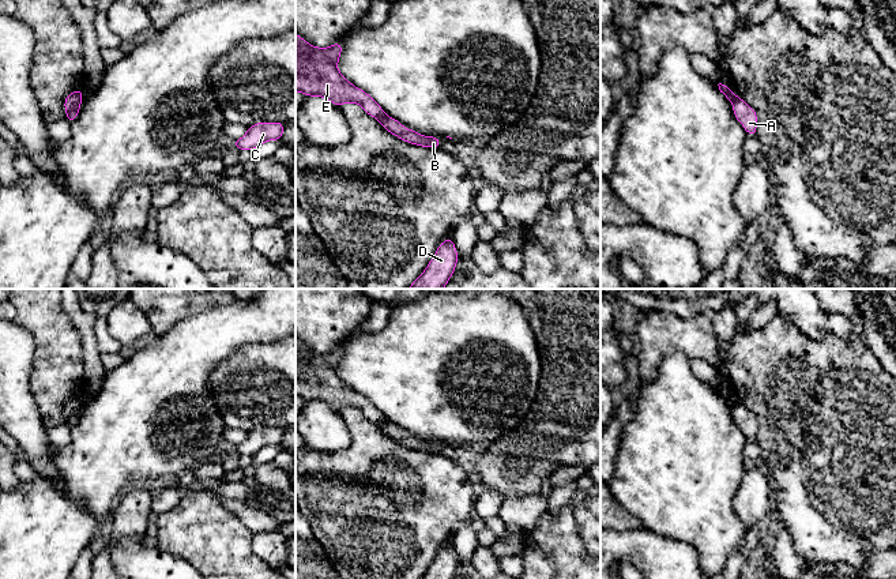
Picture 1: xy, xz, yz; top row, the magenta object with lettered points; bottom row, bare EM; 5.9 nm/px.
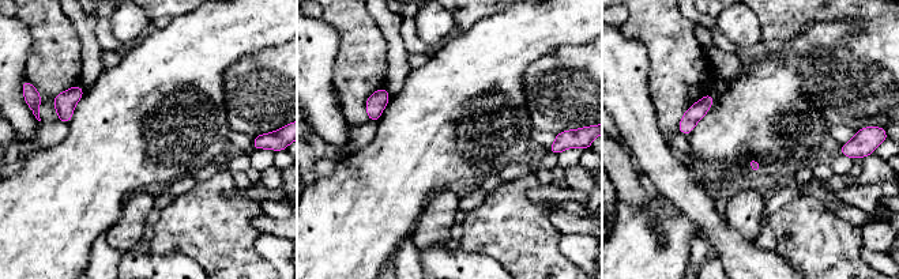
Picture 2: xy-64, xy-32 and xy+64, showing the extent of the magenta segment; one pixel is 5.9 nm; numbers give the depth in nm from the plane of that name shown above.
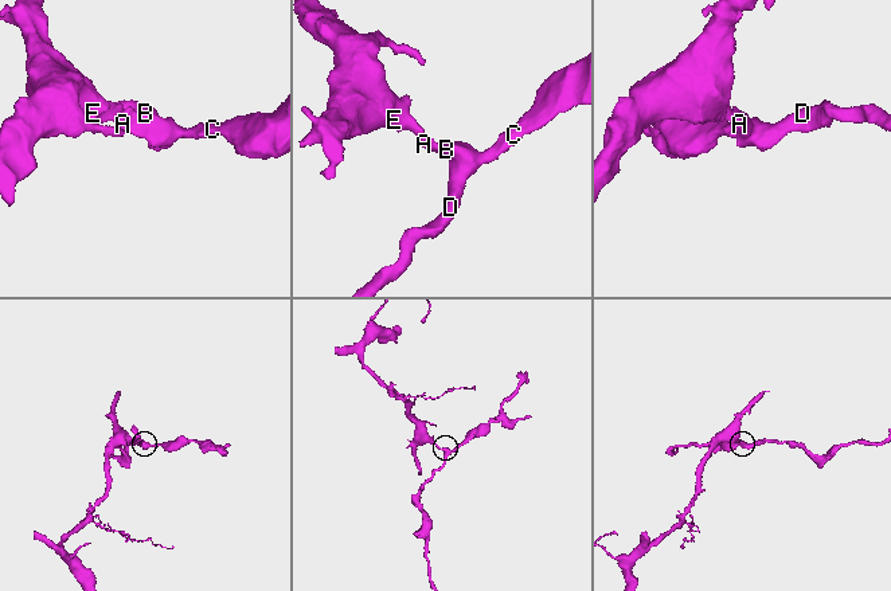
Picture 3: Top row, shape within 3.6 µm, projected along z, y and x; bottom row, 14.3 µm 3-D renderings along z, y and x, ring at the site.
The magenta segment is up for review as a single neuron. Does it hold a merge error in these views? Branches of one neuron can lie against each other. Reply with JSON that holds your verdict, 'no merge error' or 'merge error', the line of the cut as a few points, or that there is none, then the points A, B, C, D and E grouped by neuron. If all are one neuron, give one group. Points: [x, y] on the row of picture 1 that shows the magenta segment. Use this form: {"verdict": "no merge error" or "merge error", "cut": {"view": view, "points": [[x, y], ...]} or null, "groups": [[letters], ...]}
{"verdict": "merge error", "cut": {"view": "xy", "points": [[81, 100], [67, 113]]}, "groups": [["A", "B", "C", "D"], ["E"]]}

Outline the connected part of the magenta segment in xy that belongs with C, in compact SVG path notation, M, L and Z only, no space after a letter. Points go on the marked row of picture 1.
M271 121L271 123L256 123L252 124L246 134L231 142L233 147L237 150L256 150L261 143L267 140L279 140L282 139L285 129L285 123Z

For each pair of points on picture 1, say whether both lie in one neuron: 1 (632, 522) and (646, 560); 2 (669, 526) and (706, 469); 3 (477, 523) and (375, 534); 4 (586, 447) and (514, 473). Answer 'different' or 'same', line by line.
1: different
2: same
3: different
4: same

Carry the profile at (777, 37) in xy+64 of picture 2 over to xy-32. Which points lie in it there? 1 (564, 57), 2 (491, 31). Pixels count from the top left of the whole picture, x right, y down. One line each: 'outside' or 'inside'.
1: inside
2: outside

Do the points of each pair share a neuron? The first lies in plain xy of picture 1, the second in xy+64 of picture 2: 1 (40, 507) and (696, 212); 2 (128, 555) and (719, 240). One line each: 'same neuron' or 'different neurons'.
1: different neurons
2: same neuron

